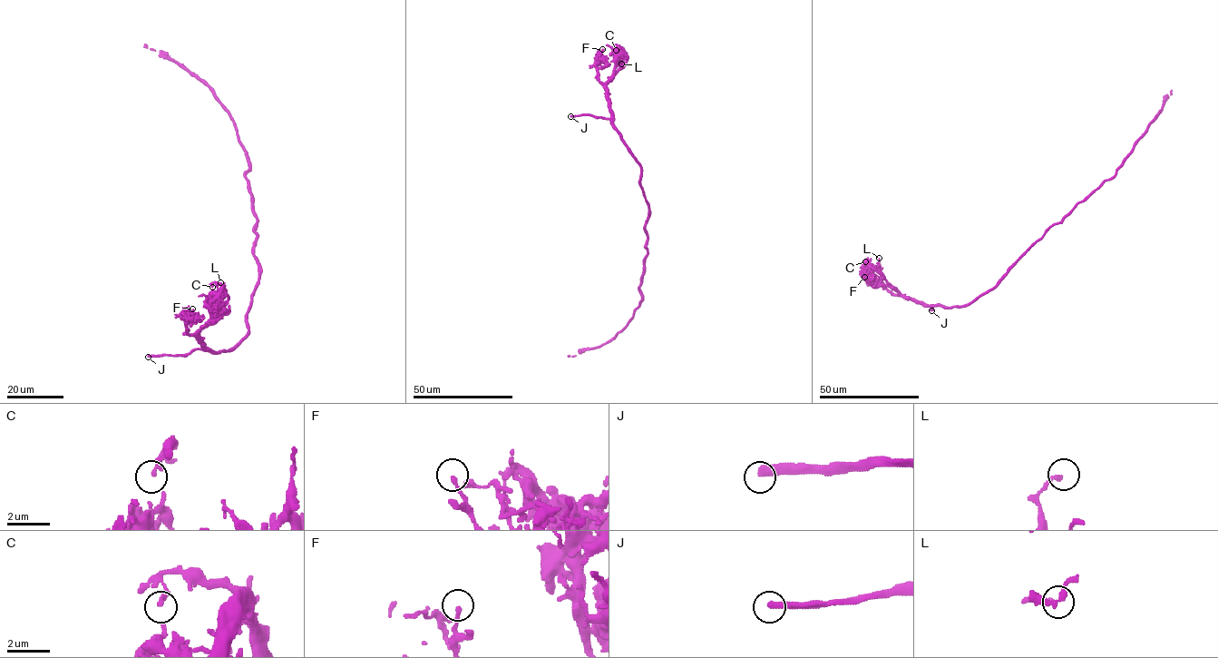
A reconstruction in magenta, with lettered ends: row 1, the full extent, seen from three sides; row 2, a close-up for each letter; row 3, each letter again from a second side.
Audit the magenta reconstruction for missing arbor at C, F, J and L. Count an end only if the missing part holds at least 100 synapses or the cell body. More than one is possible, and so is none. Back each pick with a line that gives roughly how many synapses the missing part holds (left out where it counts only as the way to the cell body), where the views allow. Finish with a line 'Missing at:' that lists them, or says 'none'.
Missing at: J

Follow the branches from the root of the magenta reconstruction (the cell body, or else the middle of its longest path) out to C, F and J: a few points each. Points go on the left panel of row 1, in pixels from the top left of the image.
C: (254, 258), (259, 282), (248, 333), (220, 352), (206, 349), (199, 335), (228, 299), (220, 284), (212, 287)
F: (254, 258), (259, 282), (248, 333), (232, 348), (208, 350), (188, 333), (185, 319), (192, 309)
J: (254, 258), (259, 282), (247, 314), (248, 333), (232, 348), (196, 348), (183, 355), (148, 357)

